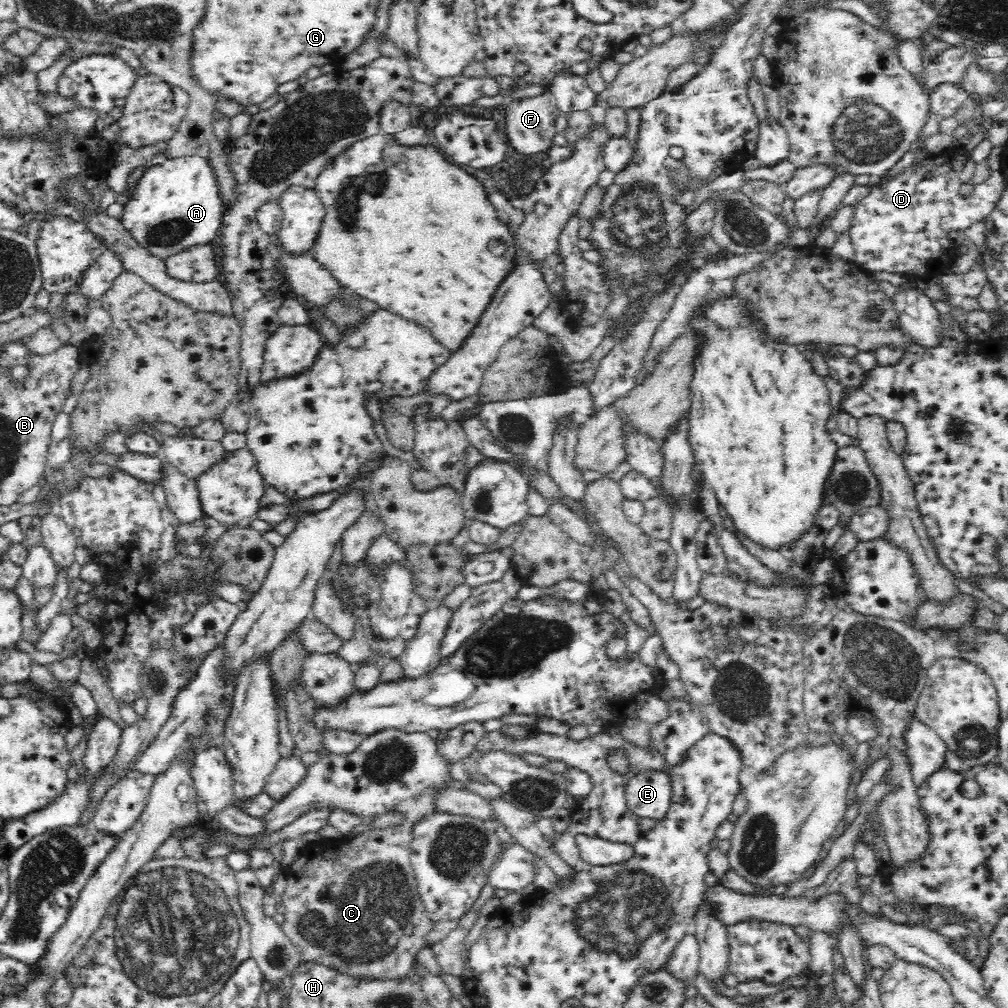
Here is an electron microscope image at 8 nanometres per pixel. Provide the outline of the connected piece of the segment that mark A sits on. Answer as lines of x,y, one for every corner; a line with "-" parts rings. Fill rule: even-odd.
180,156
146,169
120,219
139,246
166,260
188,247
211,243
223,225
223,213
219,180
211,160
203,156

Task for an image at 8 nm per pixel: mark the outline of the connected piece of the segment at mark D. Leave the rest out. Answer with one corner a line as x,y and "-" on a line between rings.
950,146
944,152
934,155
932,153
926,152
924,158
921,159
919,164
913,163
908,166
906,170
902,170
902,172
898,172
898,174
894,174
894,176
885,176
881,179
877,179
877,183
872,185
870,188
870,192
868,192
868,196
865,196
860,202
855,206
854,214
850,220
849,226
849,235
851,236
852,242
854,243
855,248
855,258
857,266
860,266
866,272
870,274
882,274
883,272
888,272
892,274
900,274
902,277
906,278
914,278
918,281
922,282
923,280
933,281
936,280
940,275
946,274
950,272
952,268
952,263
954,258
956,258
958,254
958,245
956,244
956,240
952,240
950,238
950,232
954,232
956,230
966,230
966,228
972,226
979,221
985,220
985,218
994,210
996,203
1000,200
1002,193
1005,189
1004,179
1002,174
999,172
992,172
991,176
986,179
986,182
982,184
977,184
976,189
968,198
962,198
960,192
958,192
958,188
960,188
960,182
958,182
958,176
961,176
960,172
964,170
964,166
966,166
966,161
971,157
970,154
966,154
965,152
960,152
958,148
955,146

